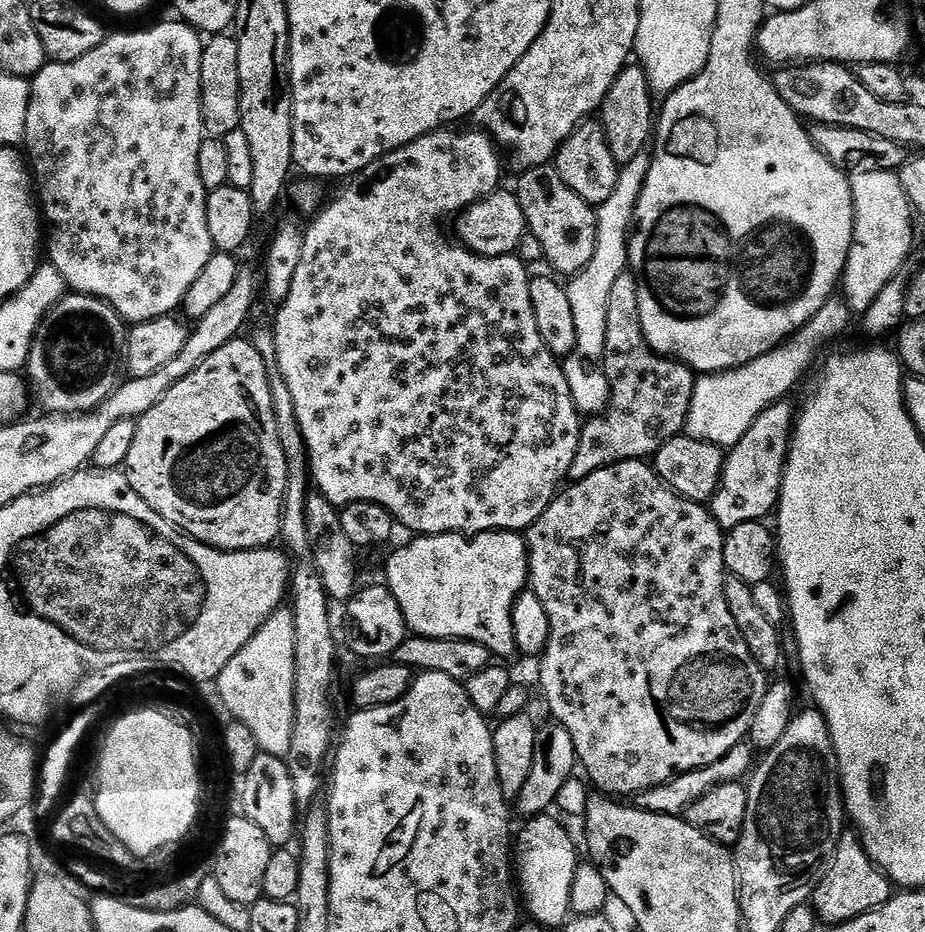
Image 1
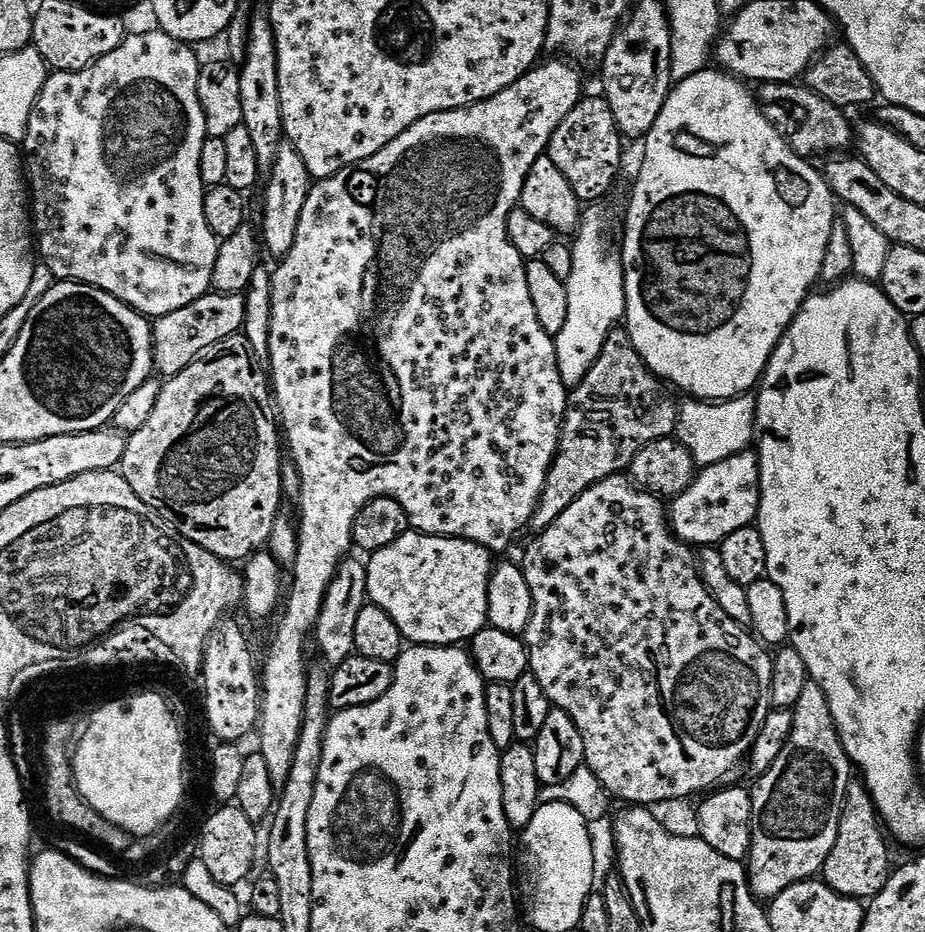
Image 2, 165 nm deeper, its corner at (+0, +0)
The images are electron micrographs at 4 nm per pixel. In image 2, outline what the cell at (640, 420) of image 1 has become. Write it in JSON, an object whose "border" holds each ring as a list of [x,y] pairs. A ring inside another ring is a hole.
{"border":[[[613,330],[602,346],[602,354],[594,366],[590,366],[586,378],[582,378],[580,385],[568,393],[568,413],[564,415],[564,425],[560,431],[560,450],[548,472],[536,513],[532,515],[531,531],[534,530],[536,534],[544,532],[551,524],[558,522],[566,510],[570,510],[570,506],[583,492],[606,478],[631,469],[638,450],[650,446],[650,442],[669,439],[675,433],[676,422],[680,419],[678,400],[671,394],[669,385],[646,366],[627,331]]]}

